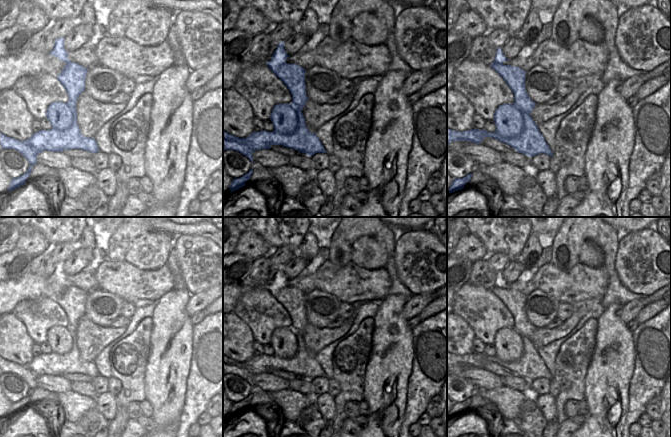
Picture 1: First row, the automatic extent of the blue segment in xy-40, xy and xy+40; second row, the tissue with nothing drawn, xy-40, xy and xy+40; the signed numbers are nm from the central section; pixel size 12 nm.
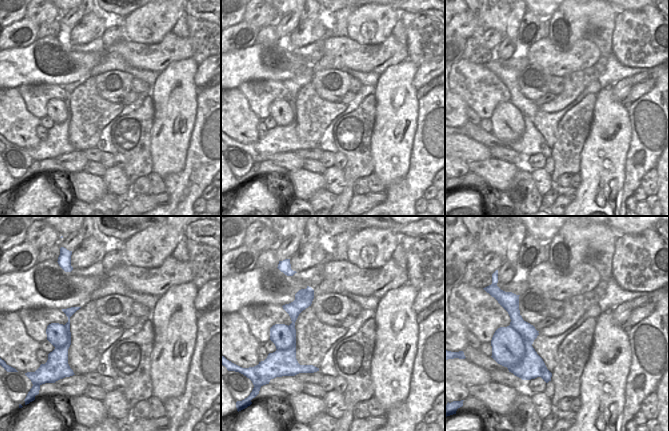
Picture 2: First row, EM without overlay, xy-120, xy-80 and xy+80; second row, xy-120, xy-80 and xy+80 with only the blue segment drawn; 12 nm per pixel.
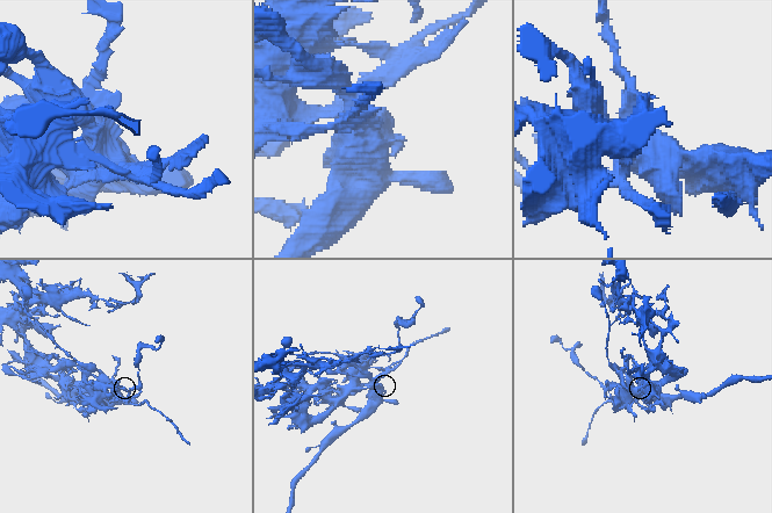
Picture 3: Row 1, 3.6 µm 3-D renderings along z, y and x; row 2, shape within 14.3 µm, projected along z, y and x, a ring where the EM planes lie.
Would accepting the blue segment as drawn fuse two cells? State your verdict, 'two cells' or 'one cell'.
two cells

